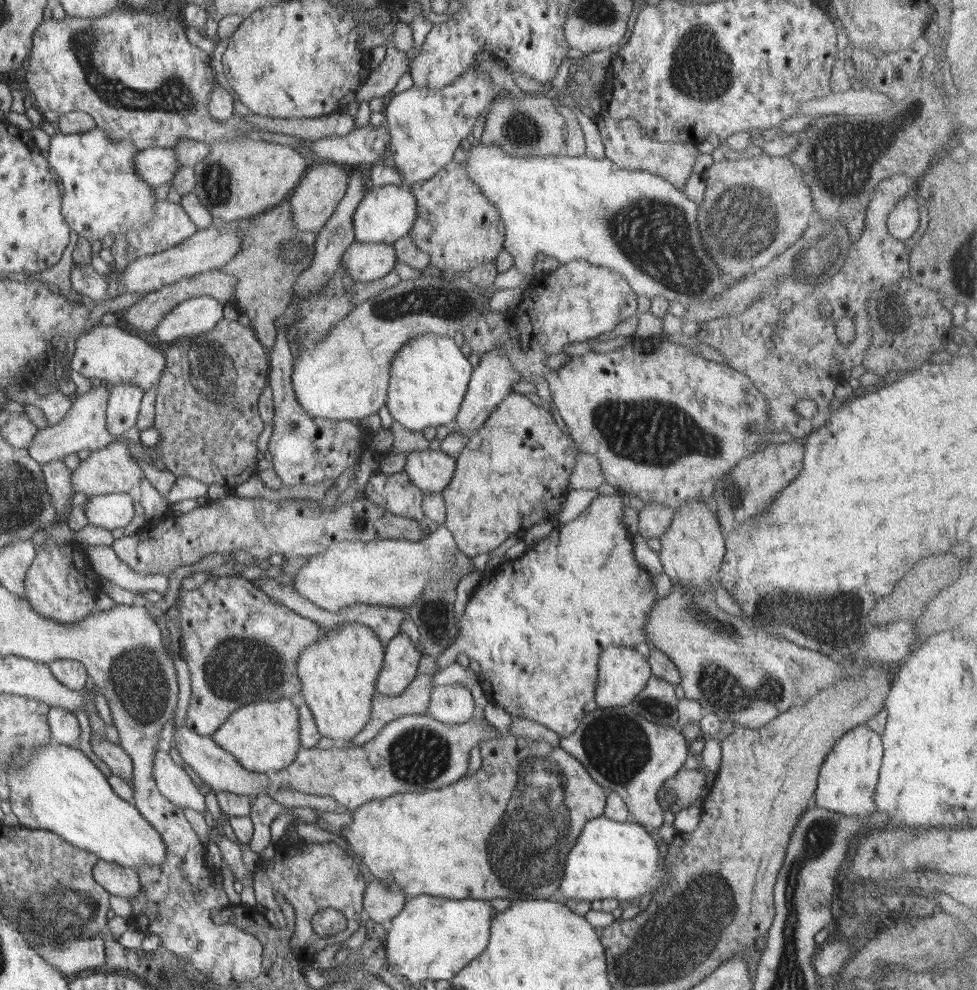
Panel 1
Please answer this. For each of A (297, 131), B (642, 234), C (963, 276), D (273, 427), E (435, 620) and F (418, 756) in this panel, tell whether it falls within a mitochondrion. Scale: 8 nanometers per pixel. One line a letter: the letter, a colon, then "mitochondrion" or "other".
A: other
B: mitochondrion
C: mitochondrion
D: other
E: mitochondrion
F: mitochondrion

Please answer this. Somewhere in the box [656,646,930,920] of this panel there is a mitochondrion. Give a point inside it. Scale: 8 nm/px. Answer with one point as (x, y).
(715, 687)

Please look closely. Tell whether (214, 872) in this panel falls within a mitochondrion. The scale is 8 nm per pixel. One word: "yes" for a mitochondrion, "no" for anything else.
no

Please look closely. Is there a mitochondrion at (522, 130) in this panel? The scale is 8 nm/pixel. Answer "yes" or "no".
yes

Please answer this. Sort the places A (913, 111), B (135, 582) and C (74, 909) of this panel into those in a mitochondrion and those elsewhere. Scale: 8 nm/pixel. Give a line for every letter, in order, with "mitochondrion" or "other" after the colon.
A: other
B: other
C: mitochondrion

